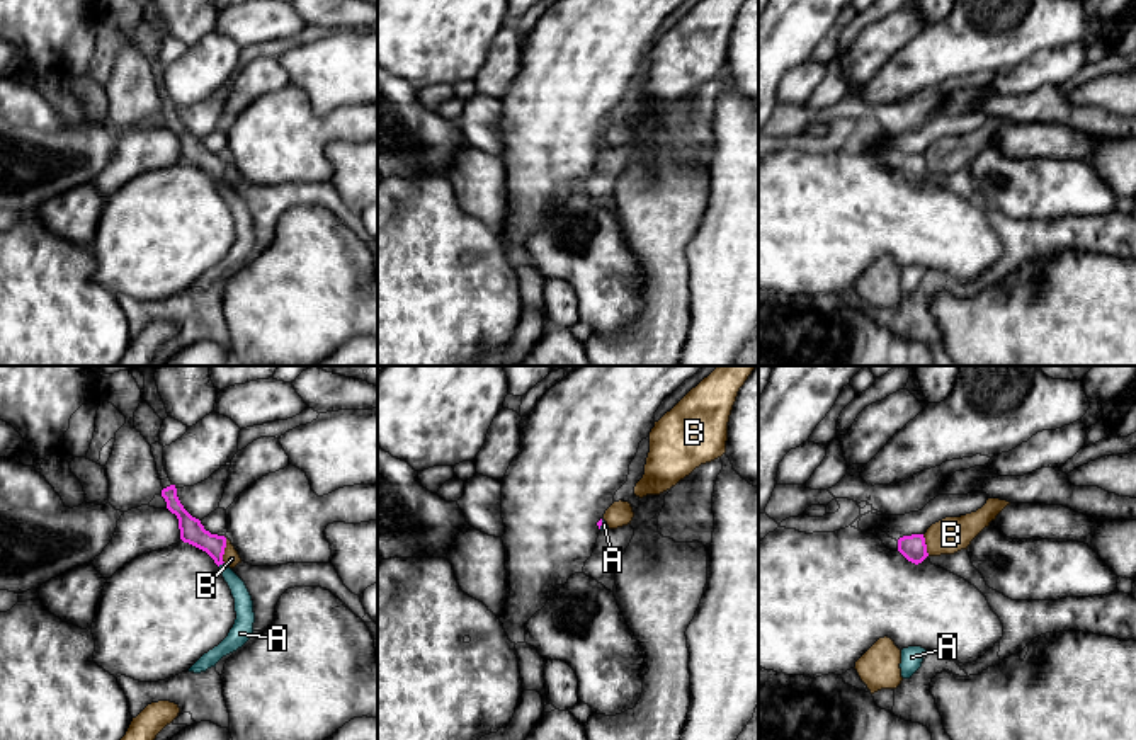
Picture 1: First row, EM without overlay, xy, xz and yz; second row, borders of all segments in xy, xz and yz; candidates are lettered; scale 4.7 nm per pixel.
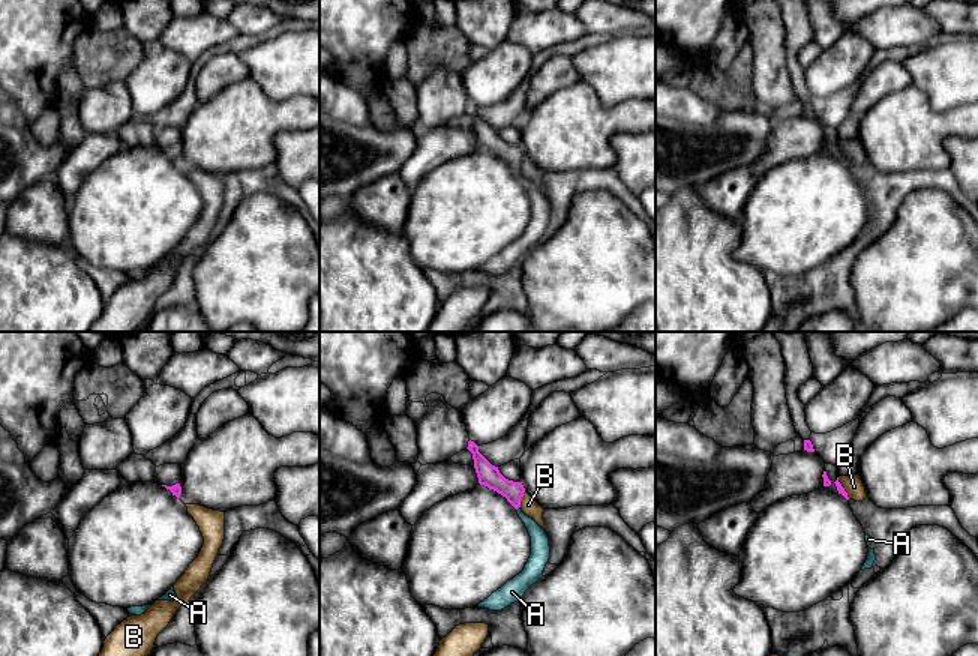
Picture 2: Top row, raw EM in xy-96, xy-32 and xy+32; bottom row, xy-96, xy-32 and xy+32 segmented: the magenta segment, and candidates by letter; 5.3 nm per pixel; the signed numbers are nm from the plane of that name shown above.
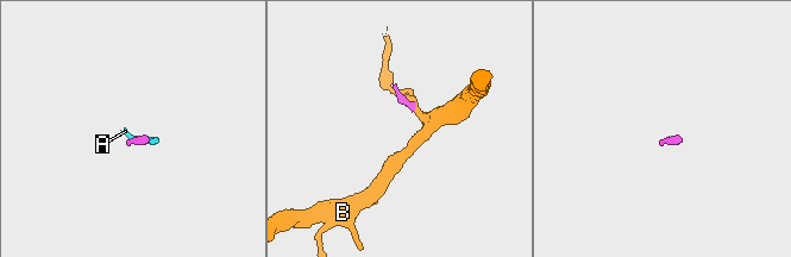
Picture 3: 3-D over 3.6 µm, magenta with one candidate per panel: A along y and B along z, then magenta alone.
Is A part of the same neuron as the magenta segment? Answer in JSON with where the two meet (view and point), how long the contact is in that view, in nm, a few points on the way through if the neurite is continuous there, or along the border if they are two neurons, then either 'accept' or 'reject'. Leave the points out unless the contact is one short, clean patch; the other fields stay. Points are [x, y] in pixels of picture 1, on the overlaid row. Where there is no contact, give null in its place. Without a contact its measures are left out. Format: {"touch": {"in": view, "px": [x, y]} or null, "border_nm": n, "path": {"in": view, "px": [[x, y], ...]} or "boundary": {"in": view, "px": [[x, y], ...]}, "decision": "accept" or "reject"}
{"touch": {"in": "xy", "px": [220, 563]}, "border_nm": 40, "path": {"in": "xy", "px": [[193, 531], [220, 563], [235, 582], [244, 606]]}, "decision": "accept"}

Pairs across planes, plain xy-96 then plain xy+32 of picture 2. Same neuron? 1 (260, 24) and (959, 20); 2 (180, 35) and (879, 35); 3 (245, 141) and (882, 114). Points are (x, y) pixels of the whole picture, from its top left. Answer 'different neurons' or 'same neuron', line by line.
1: same neuron
2: same neuron
3: same neuron

